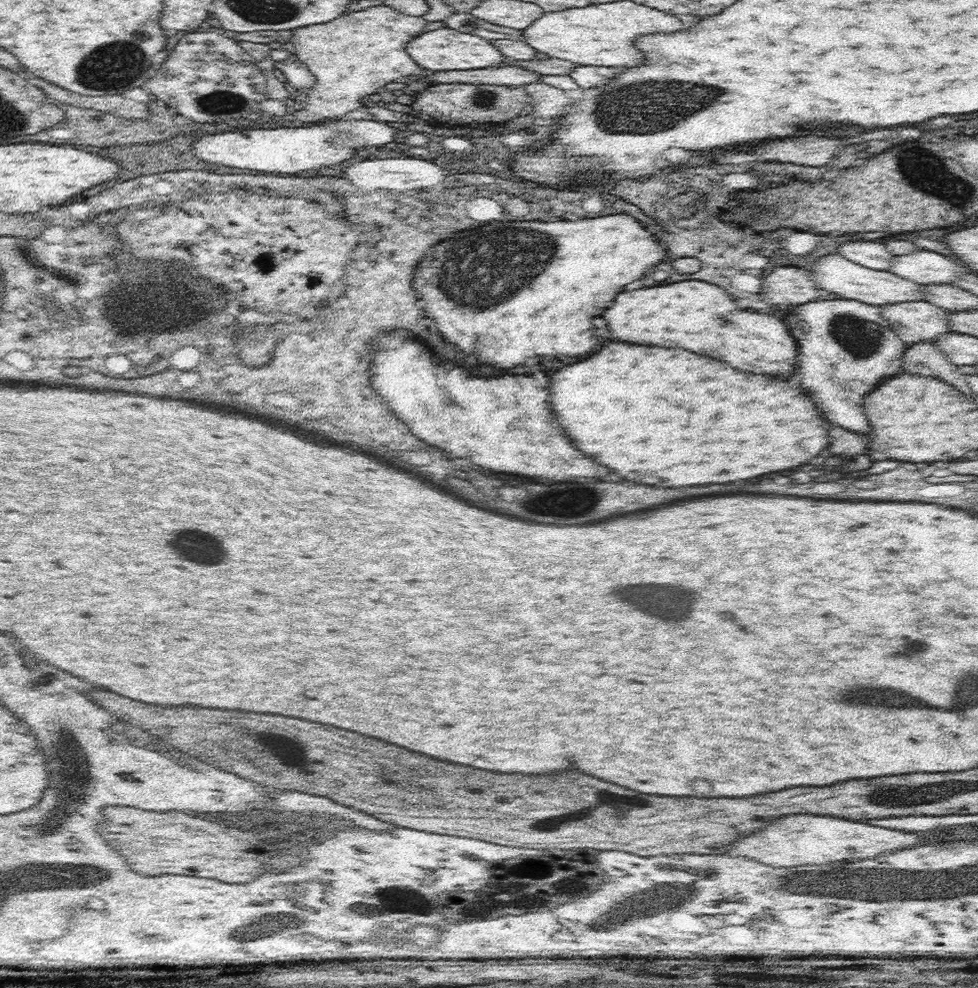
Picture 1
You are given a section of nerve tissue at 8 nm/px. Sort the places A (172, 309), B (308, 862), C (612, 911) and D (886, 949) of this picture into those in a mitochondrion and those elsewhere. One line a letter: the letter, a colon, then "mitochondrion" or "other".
A: mitochondrion
B: other
C: mitochondrion
D: other

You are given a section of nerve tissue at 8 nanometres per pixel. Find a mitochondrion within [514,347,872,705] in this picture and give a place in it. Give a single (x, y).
(584, 502)

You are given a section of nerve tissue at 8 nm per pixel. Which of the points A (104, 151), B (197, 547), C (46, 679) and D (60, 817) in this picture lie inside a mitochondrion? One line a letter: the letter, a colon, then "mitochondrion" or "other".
A: other
B: mitochondrion
C: other
D: mitochondrion

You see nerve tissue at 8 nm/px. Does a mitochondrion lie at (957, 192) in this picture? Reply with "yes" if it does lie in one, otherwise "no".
yes

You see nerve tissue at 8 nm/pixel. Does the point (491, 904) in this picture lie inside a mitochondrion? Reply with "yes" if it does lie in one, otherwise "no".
no

